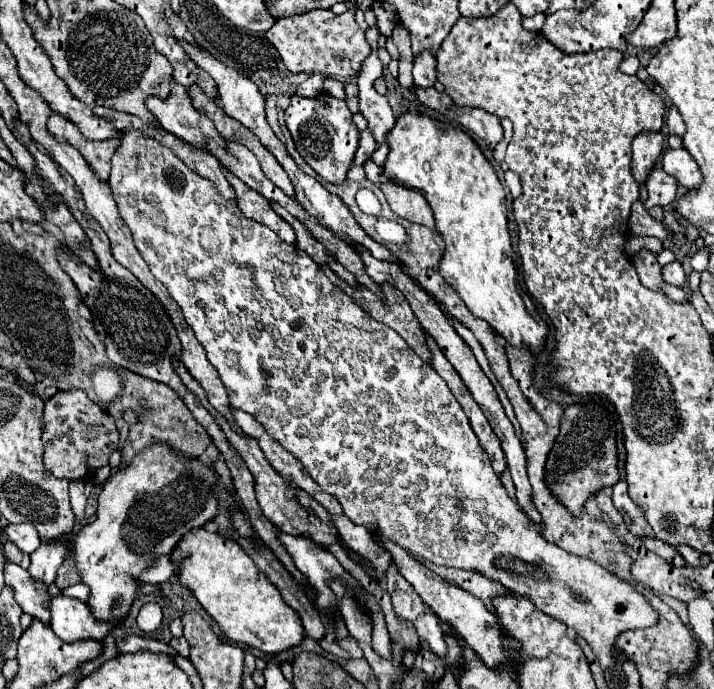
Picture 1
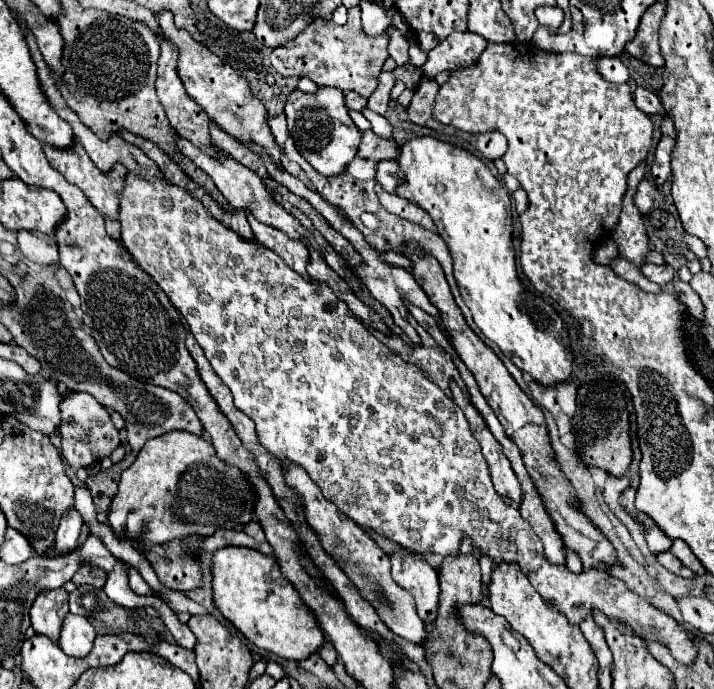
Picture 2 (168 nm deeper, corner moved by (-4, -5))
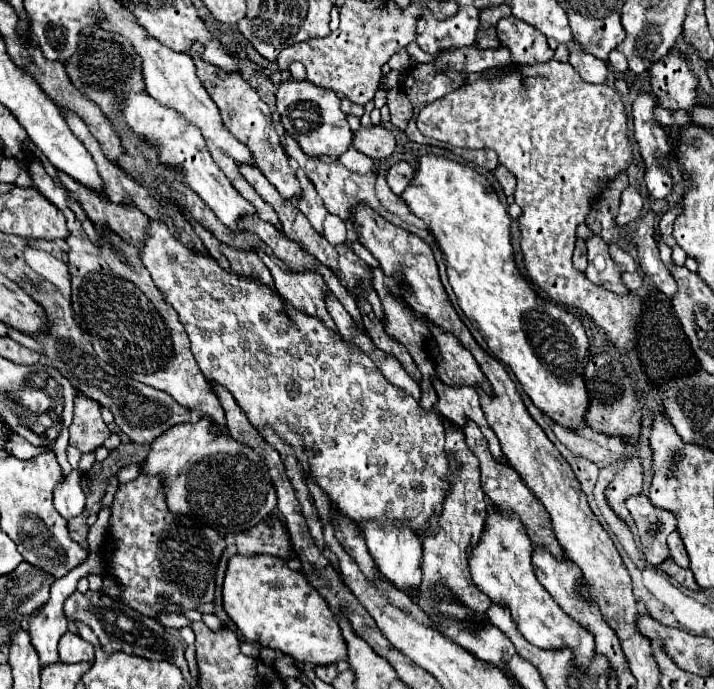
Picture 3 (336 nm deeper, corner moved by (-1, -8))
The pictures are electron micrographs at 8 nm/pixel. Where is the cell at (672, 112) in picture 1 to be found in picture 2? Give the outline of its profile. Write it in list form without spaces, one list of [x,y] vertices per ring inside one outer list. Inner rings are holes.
[[[638,87],[634,91],[634,101],[636,101],[636,107],[642,109],[644,113],[648,113],[648,115],[658,115],[658,113],[660,115],[668,115],[664,111],[662,101],[658,99],[658,95],[652,93],[652,91],[648,91],[648,89],[644,89],[644,87]]]

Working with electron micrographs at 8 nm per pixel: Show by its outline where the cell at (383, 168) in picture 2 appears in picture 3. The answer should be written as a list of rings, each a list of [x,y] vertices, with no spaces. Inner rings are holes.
[[[397,162],[389,168],[387,182],[395,194],[401,194],[409,186],[413,176],[415,176],[415,166],[411,166],[407,162]]]

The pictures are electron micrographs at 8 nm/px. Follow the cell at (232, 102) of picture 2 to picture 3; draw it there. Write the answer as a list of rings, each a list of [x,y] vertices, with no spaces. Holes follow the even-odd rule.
[[[193,44],[189,56],[193,56],[193,62],[197,66],[197,76],[203,82],[203,86],[207,88],[213,102],[217,104],[227,130],[253,152],[257,168],[263,172],[265,178],[269,178],[269,182],[281,192],[283,198],[287,198],[287,200],[299,198],[301,196],[301,184],[289,166],[289,158],[281,146],[281,138],[273,128],[269,106],[257,96],[257,92],[239,74],[233,76],[229,72],[221,72],[221,68],[205,62],[201,54],[203,54],[203,48],[199,44]]]

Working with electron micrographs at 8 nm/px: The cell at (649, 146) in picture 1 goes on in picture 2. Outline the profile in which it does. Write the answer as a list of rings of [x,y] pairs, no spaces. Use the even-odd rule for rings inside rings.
[[[646,161],[636,165],[636,169],[632,169],[632,173],[628,175],[628,193],[624,195],[624,201],[622,201],[620,225],[612,235],[620,253],[636,267],[642,267],[646,263],[646,255],[650,251],[648,233],[642,223],[642,215],[634,205],[634,195],[636,195],[638,183],[644,179],[644,173],[646,173]]]

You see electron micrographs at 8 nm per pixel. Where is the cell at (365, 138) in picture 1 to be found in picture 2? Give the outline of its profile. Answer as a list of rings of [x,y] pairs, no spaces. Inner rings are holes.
[[[374,131],[362,133],[358,157],[372,159],[372,161],[384,161],[384,159],[396,159],[396,155],[398,155],[398,147],[394,139],[382,139]]]

